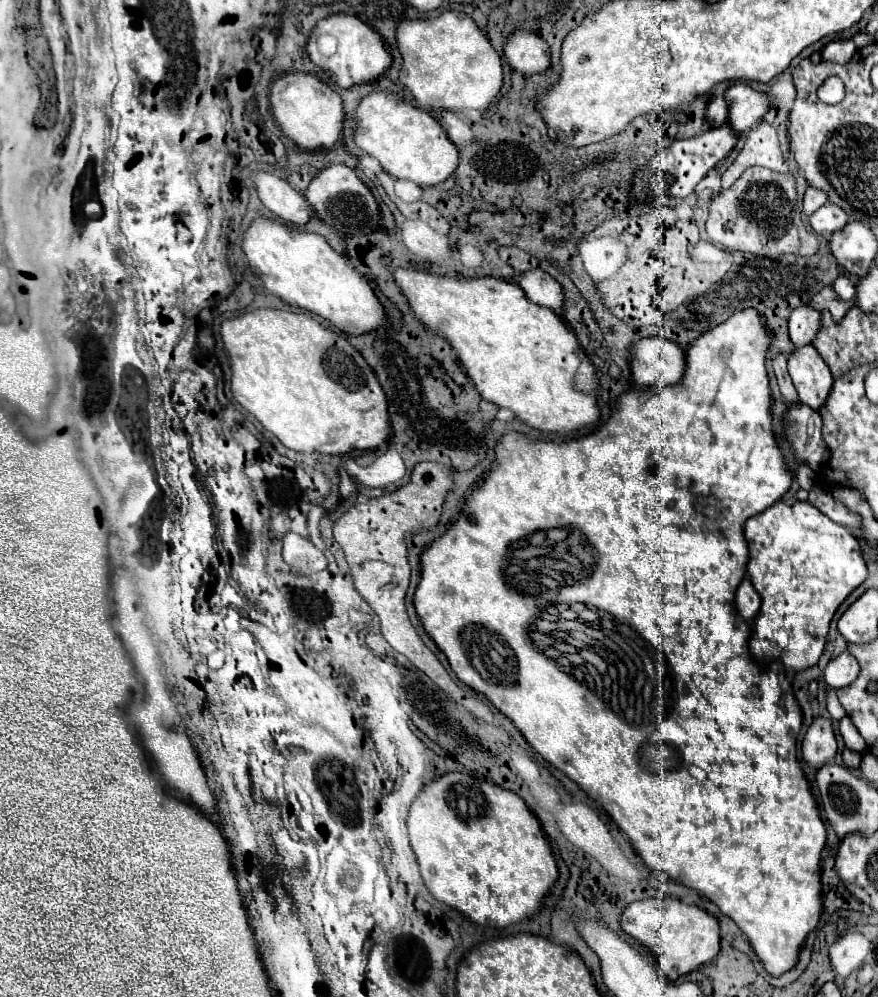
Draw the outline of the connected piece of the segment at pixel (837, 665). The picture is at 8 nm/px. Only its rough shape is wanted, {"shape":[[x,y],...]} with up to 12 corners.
{"shape":[[848,650],[826,666],[832,688],[852,684],[860,672]]}

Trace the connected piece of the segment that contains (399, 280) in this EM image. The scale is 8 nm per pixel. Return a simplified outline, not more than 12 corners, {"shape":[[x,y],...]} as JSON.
{"shape":[[398,268],[484,400],[568,434],[598,374],[566,322],[498,278]]}

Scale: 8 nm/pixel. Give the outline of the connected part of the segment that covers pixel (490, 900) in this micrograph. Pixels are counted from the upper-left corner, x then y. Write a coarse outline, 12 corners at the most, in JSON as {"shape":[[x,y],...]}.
{"shape":[[460,772],[406,824],[428,892],[478,924],[558,880],[520,796]]}

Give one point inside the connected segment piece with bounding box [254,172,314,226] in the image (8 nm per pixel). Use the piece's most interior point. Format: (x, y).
(277, 195)

